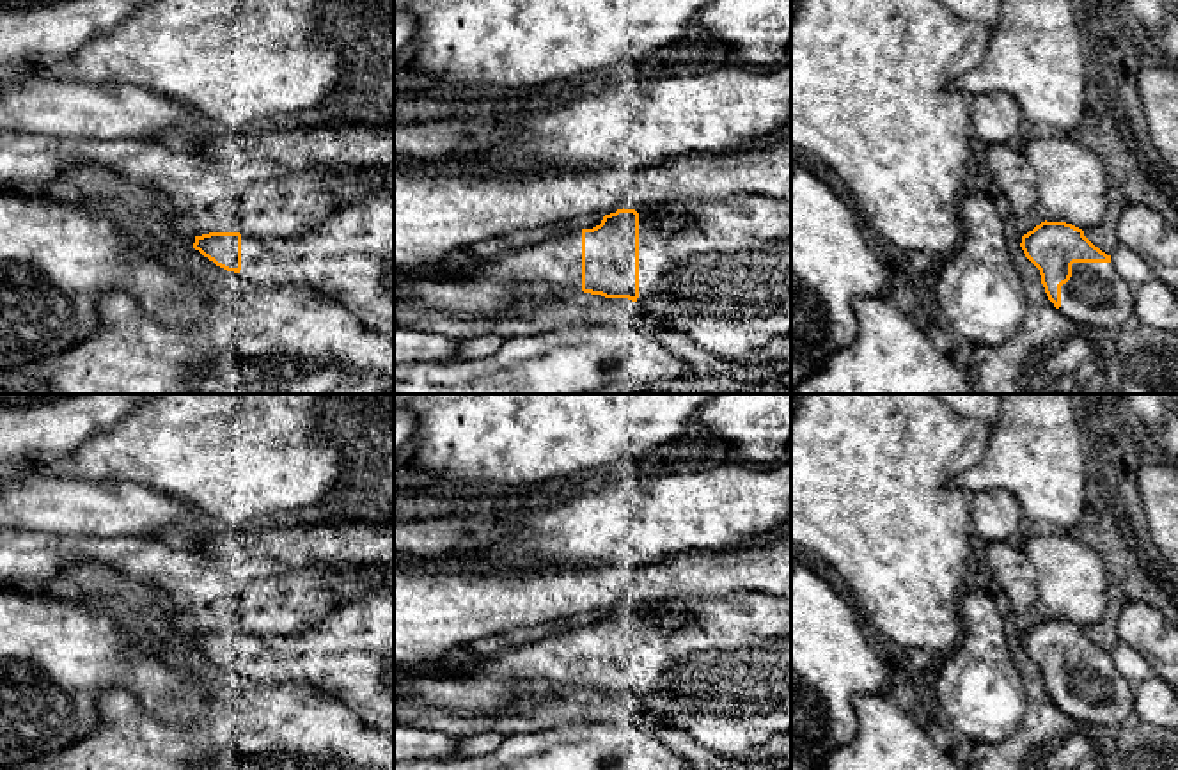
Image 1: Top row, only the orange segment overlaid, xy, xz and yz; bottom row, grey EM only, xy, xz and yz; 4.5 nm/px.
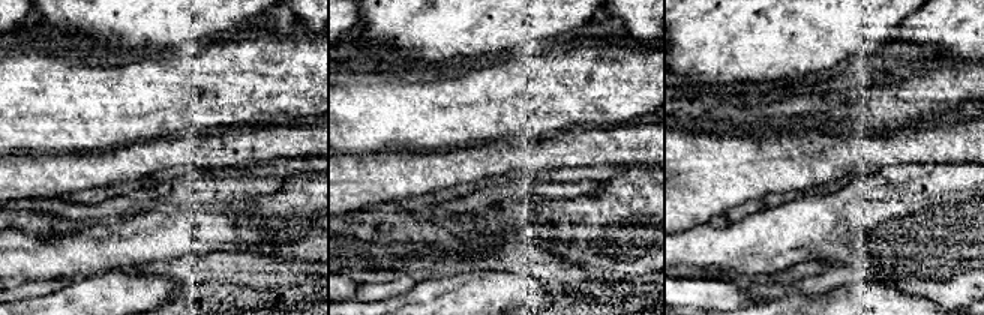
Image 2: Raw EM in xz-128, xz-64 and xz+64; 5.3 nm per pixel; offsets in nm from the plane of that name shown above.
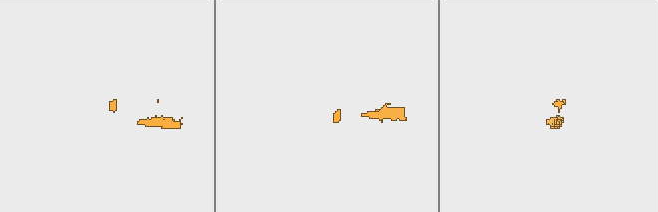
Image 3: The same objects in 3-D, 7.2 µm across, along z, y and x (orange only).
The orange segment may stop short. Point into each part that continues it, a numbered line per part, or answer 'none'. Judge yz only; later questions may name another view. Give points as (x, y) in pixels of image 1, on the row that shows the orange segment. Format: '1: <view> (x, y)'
1: yz (1095, 295)

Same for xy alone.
1: xy (348, 258)

